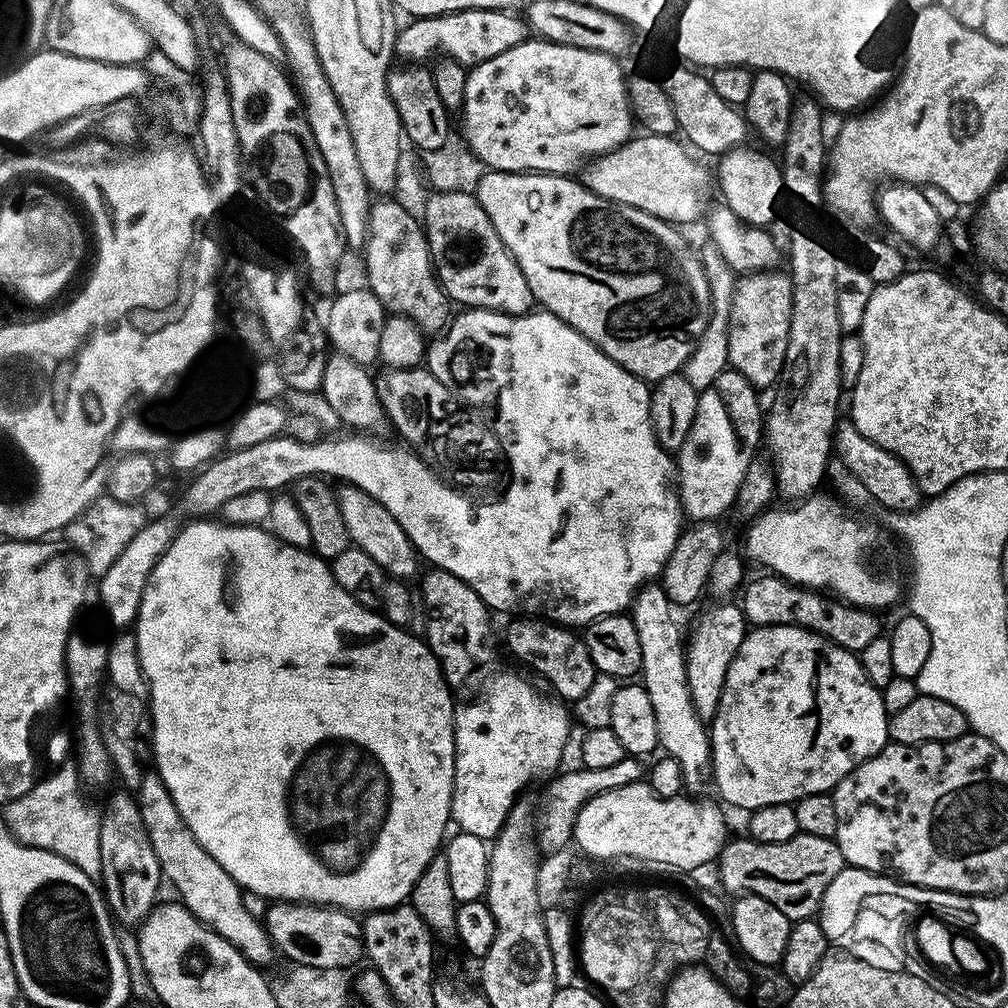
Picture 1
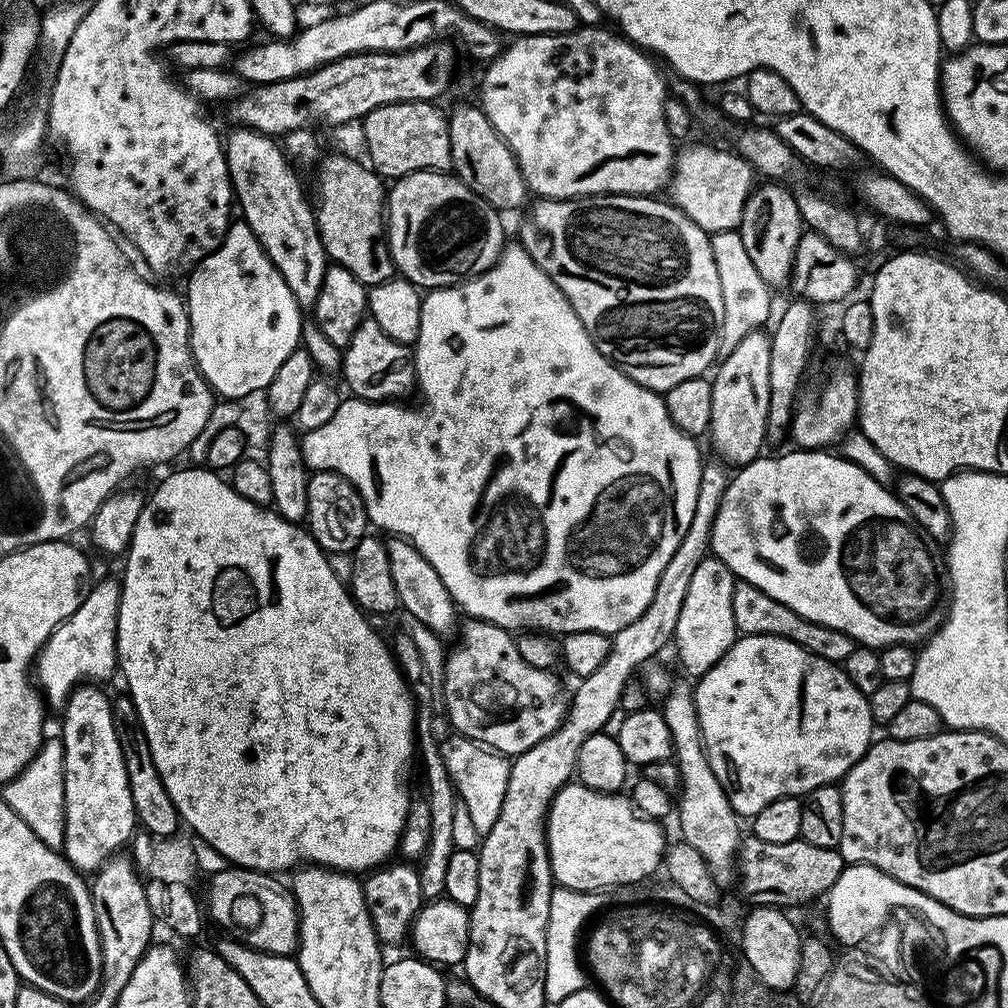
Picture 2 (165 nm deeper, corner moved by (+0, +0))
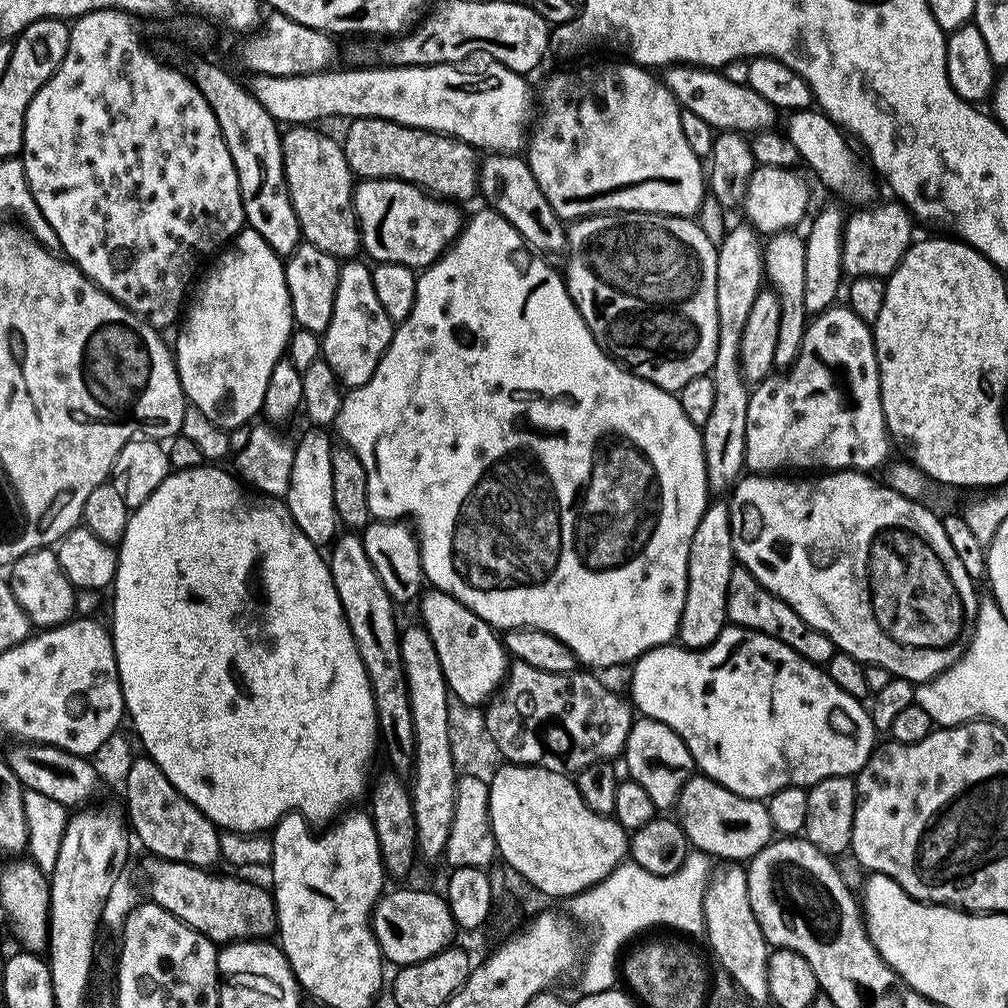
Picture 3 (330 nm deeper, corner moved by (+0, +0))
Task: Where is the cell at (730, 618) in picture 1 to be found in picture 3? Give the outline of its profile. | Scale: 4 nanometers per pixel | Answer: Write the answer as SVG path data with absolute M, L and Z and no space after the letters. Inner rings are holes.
M709 503L704 509L702 518L694 530L694 538L690 546L690 558L688 559L688 581L686 582L686 602L682 606L682 618L680 619L680 631L678 640L685 648L705 648L718 638L718 634L726 627L728 612L726 602L730 590L730 574L737 563L736 551L732 545L732 526L730 524L730 510L727 503Z

